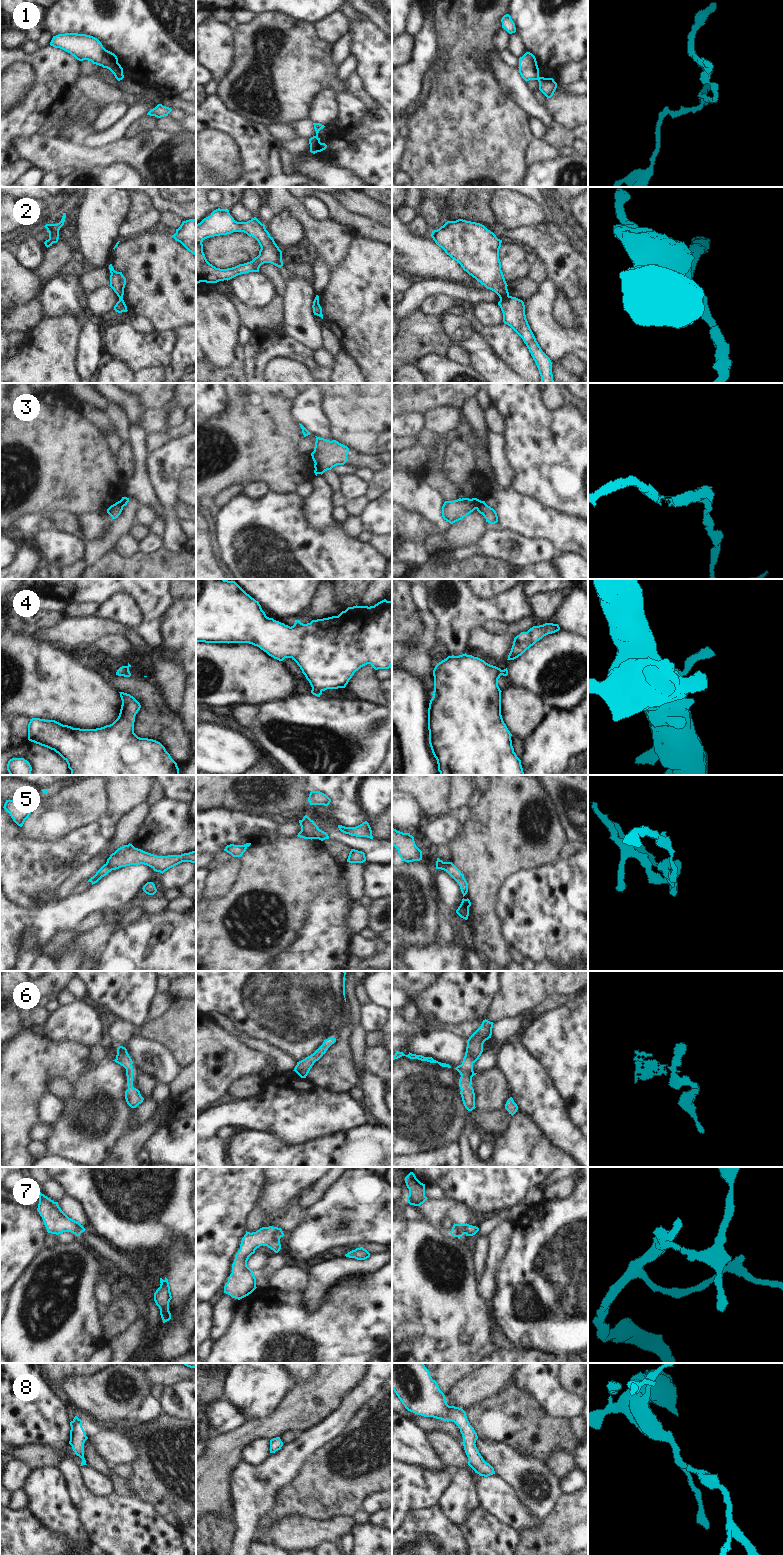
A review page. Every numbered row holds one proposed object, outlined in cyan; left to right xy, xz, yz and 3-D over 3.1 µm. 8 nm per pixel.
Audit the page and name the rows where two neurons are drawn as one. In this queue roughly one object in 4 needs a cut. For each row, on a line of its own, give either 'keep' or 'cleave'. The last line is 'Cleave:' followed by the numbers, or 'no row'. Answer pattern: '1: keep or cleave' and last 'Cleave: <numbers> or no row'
1: cleave
2: cleave
3: cleave
4: keep
5: cleave
6: keep
7: keep
8: keep
Cleave: 1, 2, 3, 5

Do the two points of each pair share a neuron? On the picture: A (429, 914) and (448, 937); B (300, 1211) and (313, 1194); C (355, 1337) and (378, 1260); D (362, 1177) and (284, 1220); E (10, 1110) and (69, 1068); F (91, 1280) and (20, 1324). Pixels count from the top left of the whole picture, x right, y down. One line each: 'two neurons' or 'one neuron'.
A: two neurons
B: two neurons
C: two neurons
D: two neurons
E: one neuron
F: one neuron

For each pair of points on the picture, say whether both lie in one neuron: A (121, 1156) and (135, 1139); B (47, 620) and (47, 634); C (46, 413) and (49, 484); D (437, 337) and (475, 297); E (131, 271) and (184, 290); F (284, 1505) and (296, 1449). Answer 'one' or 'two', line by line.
A: one
B: two
C: one
D: two
E: one
F: two

